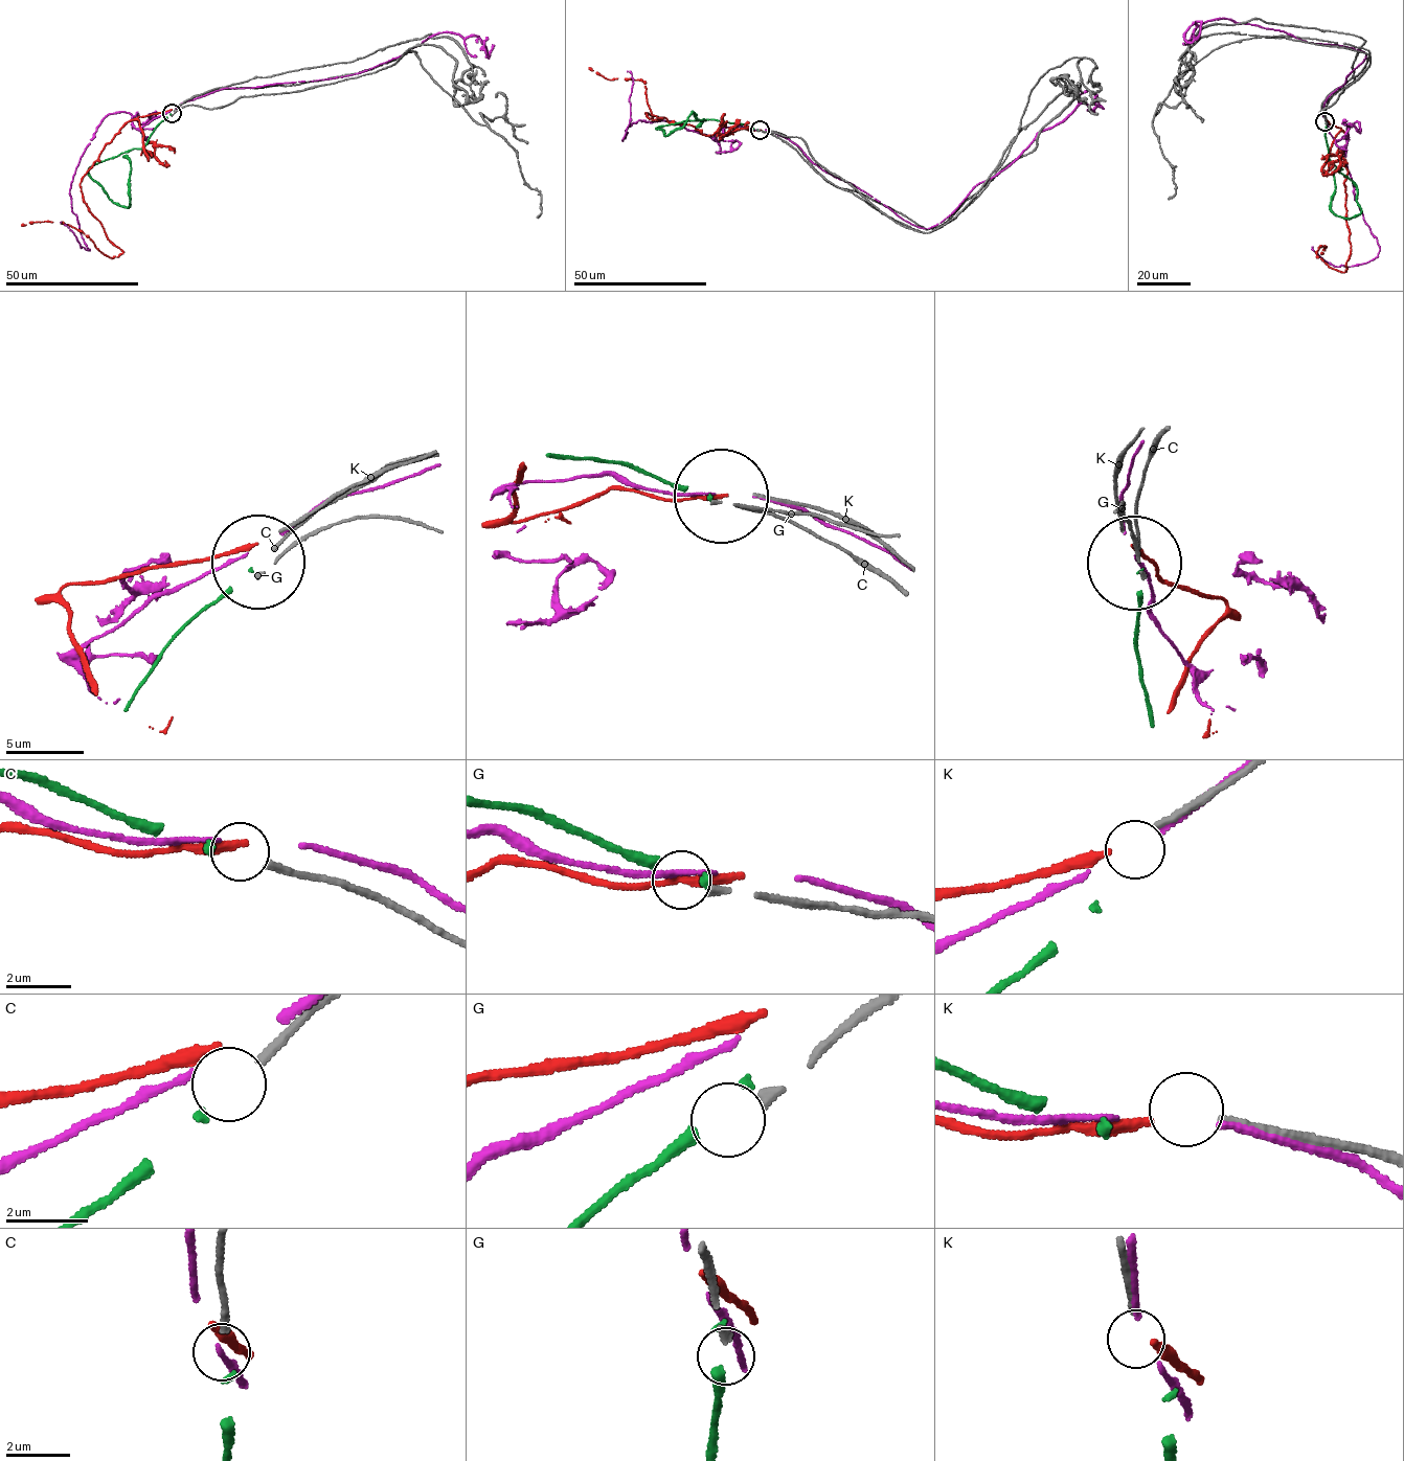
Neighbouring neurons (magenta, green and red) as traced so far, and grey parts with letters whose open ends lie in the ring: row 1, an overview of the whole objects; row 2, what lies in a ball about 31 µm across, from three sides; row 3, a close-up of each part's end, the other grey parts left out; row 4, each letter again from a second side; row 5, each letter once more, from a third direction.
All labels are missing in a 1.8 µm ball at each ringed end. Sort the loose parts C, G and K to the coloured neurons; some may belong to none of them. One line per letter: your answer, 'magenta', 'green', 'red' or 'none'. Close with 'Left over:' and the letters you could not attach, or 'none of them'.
C: green
G: none
K: red
Left over: G

